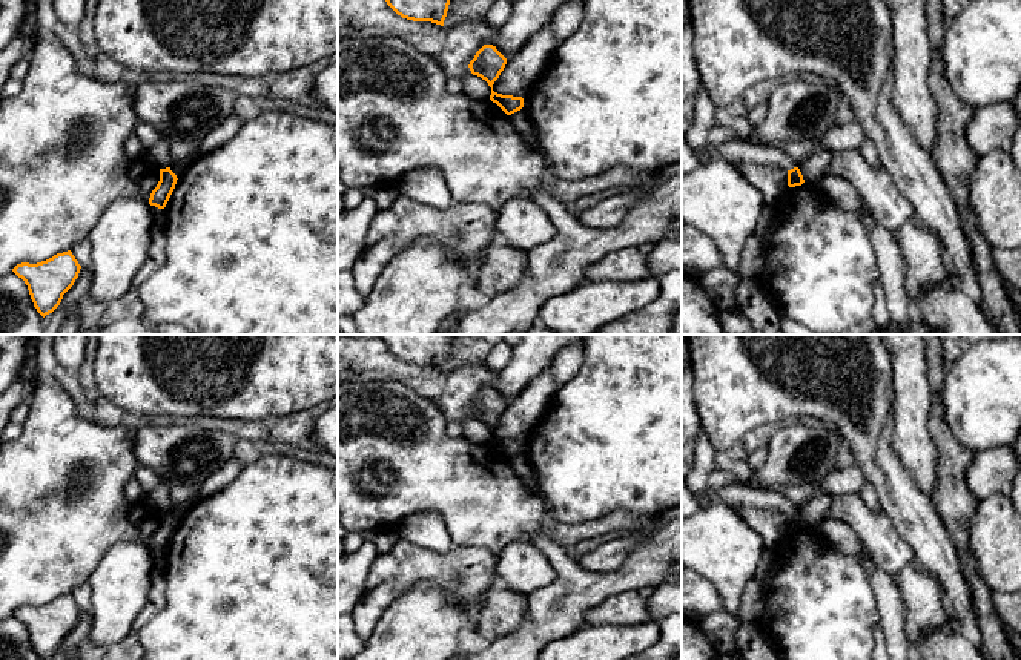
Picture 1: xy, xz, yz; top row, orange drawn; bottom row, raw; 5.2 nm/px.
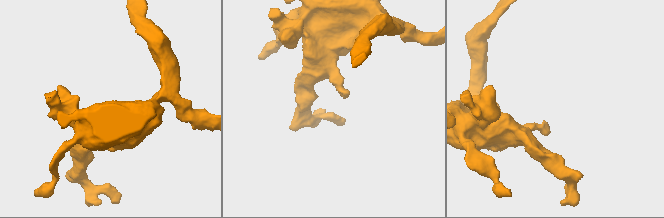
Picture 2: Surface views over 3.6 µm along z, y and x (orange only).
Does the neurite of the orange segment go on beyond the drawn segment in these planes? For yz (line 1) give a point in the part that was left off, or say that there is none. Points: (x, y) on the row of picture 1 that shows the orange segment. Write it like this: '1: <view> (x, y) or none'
1: none

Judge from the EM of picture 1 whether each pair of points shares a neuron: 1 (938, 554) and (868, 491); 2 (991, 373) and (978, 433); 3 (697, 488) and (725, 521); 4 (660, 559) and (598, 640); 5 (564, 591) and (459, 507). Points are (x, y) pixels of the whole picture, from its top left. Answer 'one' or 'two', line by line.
1: two
2: one
3: two
4: two
5: two

